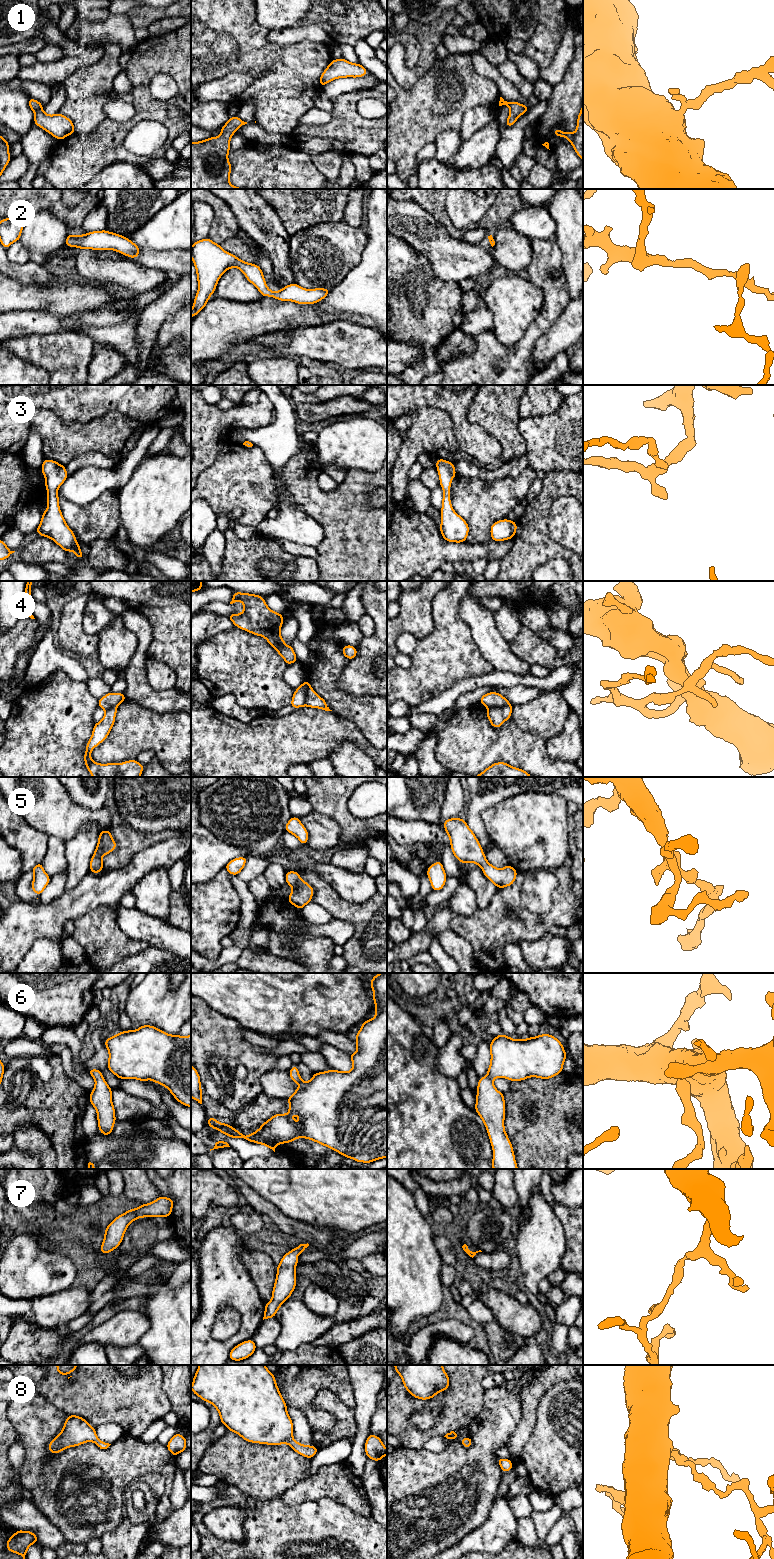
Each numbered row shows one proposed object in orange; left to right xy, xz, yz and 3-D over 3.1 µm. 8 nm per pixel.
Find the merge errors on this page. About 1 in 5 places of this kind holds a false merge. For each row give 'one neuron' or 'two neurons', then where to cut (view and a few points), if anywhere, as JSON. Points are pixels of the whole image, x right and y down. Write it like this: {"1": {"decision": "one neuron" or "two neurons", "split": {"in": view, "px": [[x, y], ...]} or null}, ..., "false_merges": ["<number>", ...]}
{"1": {"decision": "one neuron", "split": null}, "2": {"decision": "one neuron", "split": null}, "3": {"decision": "one neuron", "split": null}, "4": {"decision": "two neurons", "split": {"in": "xz", "px": [[310, 687], [306, 690], [304, 705]]}}, "5": {"decision": "one neuron", "split": null}, "6": {"decision": "one neuron", "split": null}, "7": {"decision": "one neuron", "split": null}, "8": {"decision": "one neuron", "split": null}, "false_merges": ["4"]}

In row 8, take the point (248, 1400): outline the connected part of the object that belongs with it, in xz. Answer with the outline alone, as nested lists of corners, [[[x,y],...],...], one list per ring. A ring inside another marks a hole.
[[[199,1365],[191,1390],[211,1403],[219,1412],[221,1423],[245,1441],[267,1445],[288,1444],[301,1456],[313,1458],[318,1448],[293,1439],[293,1422],[276,1384],[265,1365]]]

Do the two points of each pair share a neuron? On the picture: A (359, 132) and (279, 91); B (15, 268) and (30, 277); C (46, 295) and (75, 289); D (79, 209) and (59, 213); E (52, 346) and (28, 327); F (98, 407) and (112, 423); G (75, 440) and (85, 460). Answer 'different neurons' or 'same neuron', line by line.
A: different neurons
B: same neuron
C: same neuron
D: same neuron
E: different neurons
F: different neurons
G: different neurons

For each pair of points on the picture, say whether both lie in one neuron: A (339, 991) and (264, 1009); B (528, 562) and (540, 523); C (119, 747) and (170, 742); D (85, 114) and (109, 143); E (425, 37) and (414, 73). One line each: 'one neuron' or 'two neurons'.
A: one neuron
B: one neuron
C: one neuron
D: two neurons
E: one neuron

